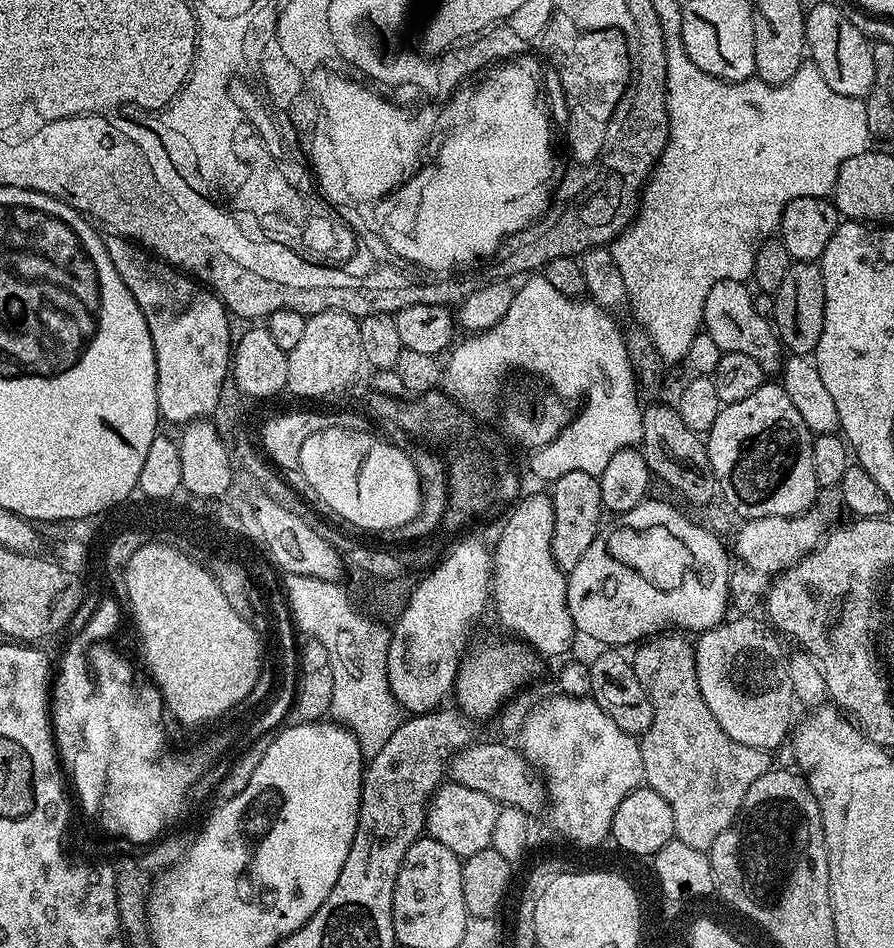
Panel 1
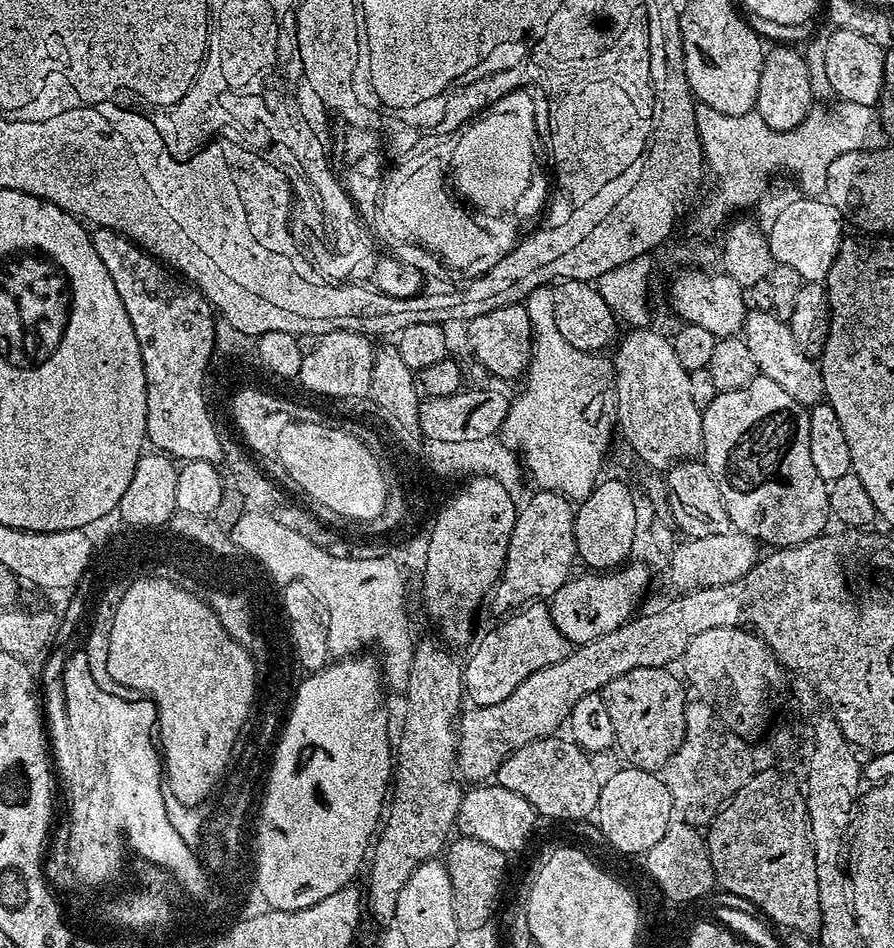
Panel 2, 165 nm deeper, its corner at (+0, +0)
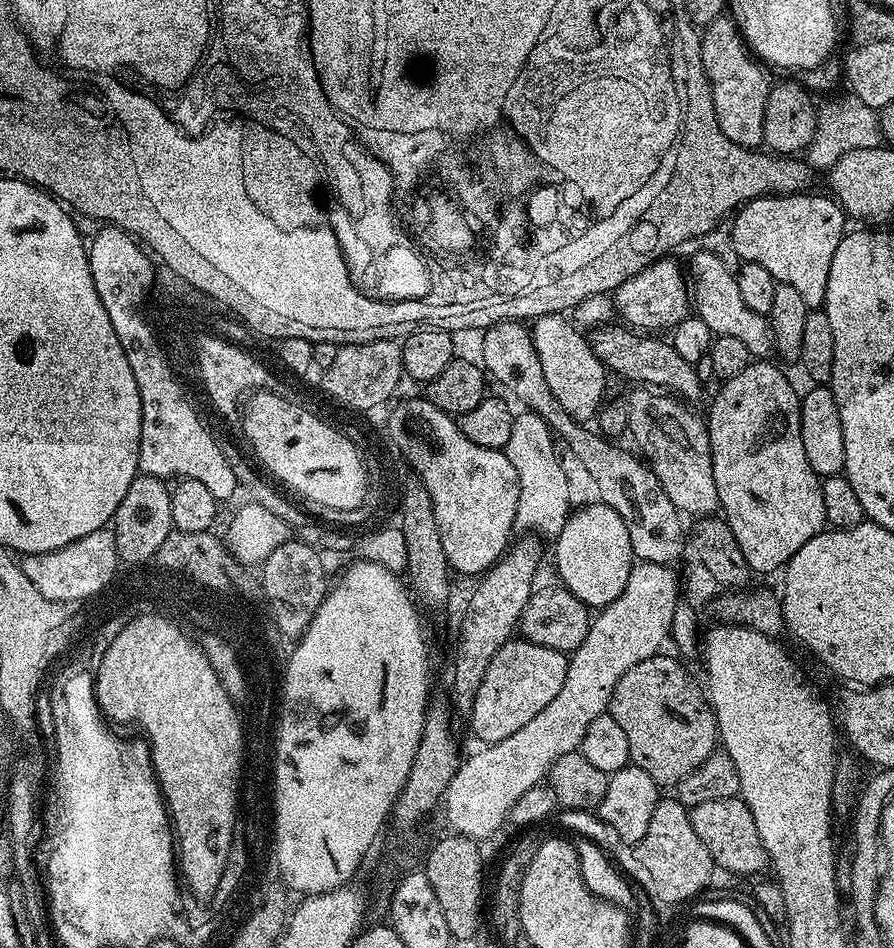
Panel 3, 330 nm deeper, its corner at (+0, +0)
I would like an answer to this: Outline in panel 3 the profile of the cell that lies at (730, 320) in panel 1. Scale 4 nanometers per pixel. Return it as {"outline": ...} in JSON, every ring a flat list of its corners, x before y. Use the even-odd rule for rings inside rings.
{"outline":[[672,258,654,261,646,270,634,274,634,278,626,278,626,282,616,288,614,312,619,319,620,316,624,319,621,321,625,325,636,330,674,329,690,316,690,284,685,269,683,272]]}

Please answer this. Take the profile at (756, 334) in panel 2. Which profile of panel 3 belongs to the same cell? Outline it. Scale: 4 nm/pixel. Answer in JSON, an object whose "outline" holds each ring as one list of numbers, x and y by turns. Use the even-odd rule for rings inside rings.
{"outline":[[696,252,692,256,692,272,690,268,690,300,694,312,716,336,739,338,748,351,749,357,764,358,773,351,772,327,768,325,768,317,763,312,756,312,748,305,746,298,738,290,735,271,720,256,712,252]]}

